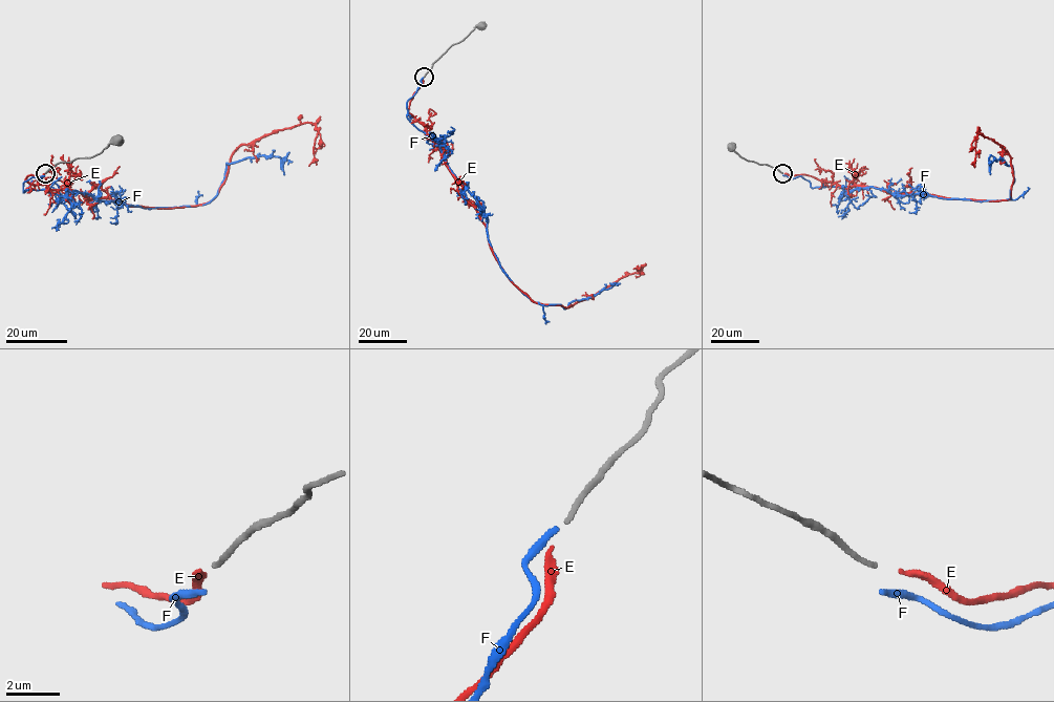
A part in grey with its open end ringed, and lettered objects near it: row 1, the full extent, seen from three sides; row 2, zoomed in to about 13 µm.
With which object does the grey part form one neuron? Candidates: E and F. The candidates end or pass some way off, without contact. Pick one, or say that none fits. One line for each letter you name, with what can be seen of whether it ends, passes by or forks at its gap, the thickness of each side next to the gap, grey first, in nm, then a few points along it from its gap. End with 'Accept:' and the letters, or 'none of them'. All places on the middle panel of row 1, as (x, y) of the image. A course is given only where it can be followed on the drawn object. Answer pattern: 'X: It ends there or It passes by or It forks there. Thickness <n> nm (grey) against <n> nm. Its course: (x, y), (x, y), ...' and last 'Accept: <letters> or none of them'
E: It ends there. Thickness 190 nm (grey) against 200 nm. Its course: (423, 79), (408, 111), (439, 150), (515, 284), (535, 302), (566, 307), (641, 270), (633, 269)
Accept: E

